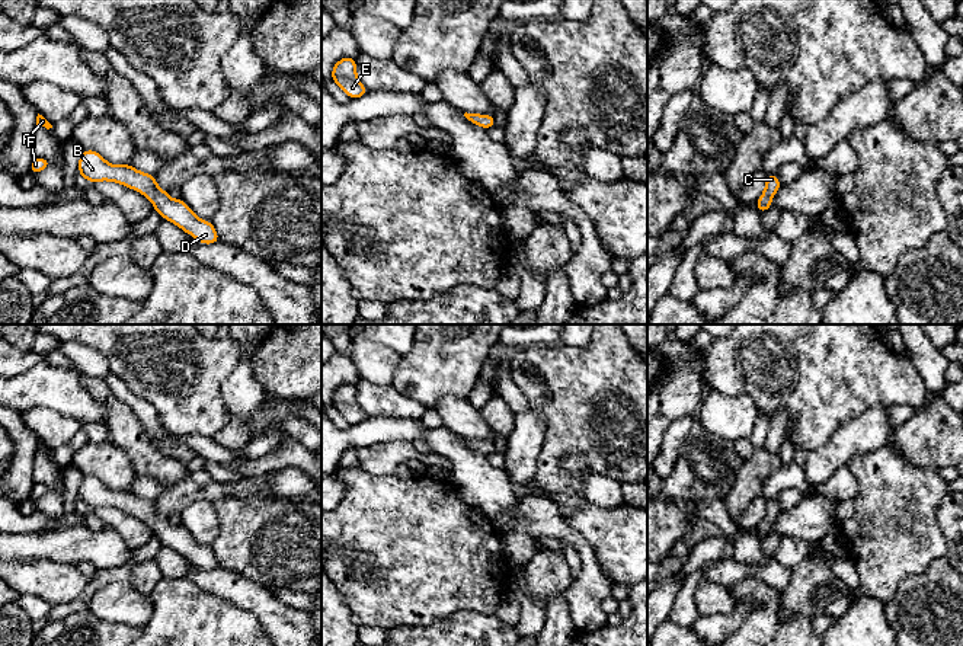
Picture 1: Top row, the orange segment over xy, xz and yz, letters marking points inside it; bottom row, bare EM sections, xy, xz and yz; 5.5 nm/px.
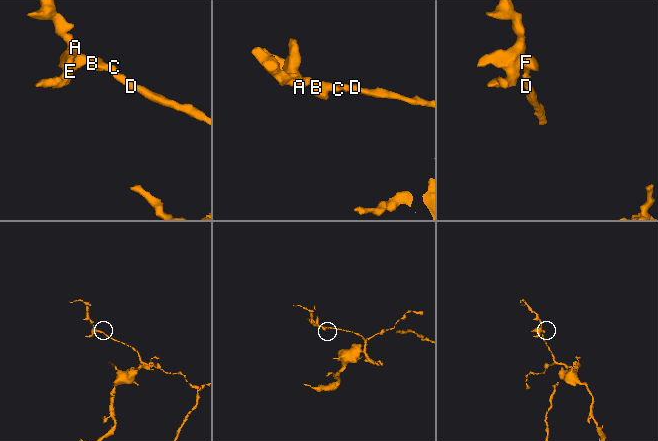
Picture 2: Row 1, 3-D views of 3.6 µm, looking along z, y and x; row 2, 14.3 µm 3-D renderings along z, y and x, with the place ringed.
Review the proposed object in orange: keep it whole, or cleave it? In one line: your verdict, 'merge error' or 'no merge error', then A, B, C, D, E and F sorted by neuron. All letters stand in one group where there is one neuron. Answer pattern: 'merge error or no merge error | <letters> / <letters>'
no merge error | A B C D E F

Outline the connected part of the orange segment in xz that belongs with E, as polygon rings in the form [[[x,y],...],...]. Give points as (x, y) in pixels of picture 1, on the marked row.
[[[340,58],[332,68],[330,77],[351,99],[362,97],[368,93],[356,76],[356,60]]]

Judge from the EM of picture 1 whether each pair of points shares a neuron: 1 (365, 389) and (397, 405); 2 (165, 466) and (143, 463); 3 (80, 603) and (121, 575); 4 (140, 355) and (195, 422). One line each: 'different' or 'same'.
1: same
2: same
3: same
4: same

